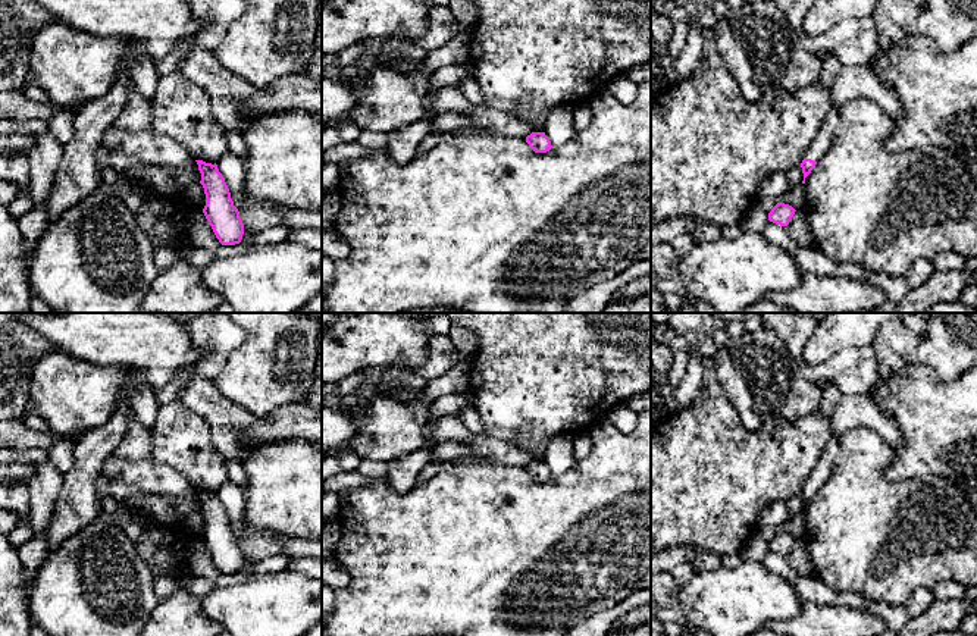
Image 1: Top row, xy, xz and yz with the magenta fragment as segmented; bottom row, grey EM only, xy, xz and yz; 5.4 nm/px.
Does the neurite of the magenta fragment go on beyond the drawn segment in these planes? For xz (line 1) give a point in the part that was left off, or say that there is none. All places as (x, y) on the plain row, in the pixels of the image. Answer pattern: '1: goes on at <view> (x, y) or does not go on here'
1: does not go on here

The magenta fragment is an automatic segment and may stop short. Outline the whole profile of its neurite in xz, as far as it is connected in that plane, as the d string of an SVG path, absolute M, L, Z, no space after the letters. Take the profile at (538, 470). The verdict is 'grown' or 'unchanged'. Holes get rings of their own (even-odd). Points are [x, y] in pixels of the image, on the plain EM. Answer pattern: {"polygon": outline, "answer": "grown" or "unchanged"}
{"polygon": "M532 461L526 466L526 471L535 482L547 482L552 477L551 470L545 461Z", "answer": "unchanged"}

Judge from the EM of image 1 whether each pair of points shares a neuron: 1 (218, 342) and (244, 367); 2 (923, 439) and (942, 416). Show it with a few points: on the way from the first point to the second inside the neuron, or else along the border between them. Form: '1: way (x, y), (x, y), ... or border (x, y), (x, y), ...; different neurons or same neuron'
1: border (243, 328), (243, 341), (213, 379); different neurons
2: way (929, 434), (941, 422); same neuron

